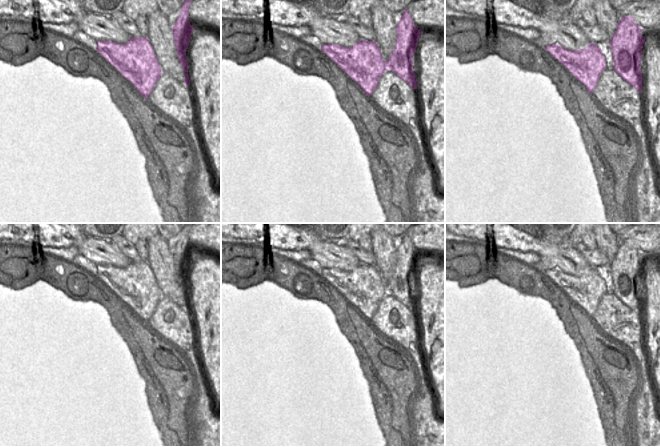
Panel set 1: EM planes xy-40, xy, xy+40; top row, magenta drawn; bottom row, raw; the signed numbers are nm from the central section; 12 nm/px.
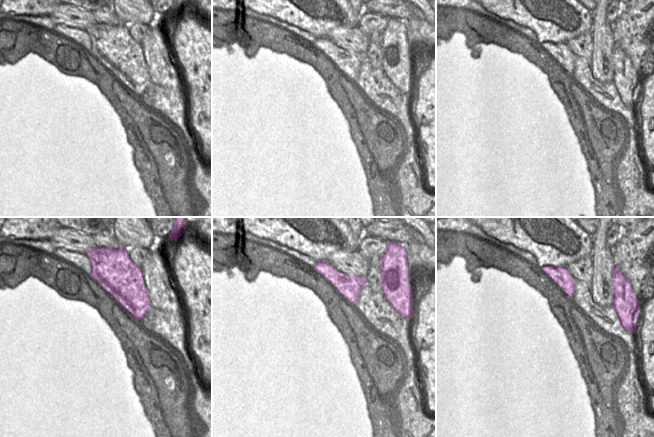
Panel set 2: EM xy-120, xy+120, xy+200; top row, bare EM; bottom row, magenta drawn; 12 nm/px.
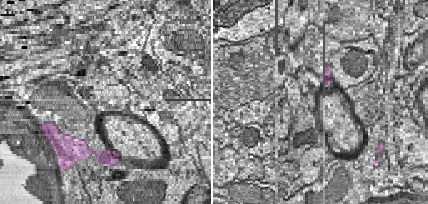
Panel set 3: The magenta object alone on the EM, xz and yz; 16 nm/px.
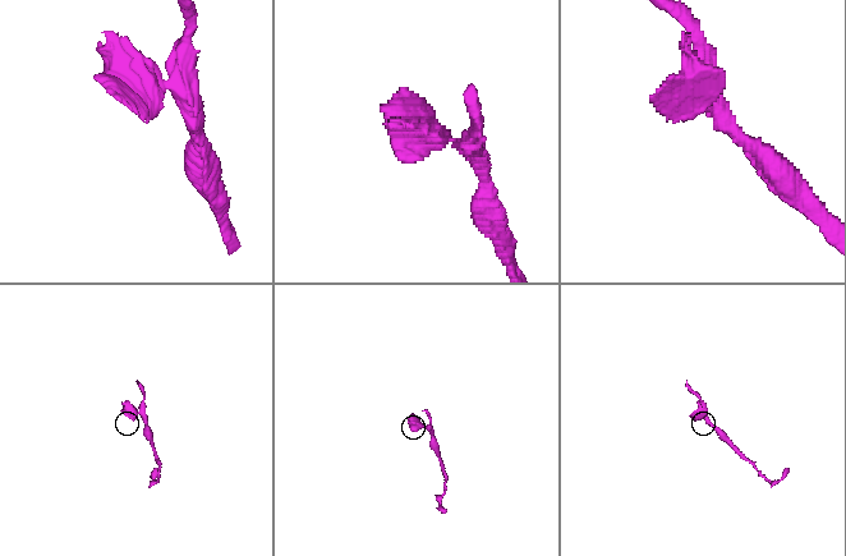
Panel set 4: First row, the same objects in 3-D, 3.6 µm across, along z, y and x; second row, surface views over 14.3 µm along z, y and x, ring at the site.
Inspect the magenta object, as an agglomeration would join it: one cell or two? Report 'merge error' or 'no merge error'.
merge error

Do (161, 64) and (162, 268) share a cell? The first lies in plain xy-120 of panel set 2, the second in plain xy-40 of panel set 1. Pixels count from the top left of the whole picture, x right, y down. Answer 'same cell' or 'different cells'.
same cell

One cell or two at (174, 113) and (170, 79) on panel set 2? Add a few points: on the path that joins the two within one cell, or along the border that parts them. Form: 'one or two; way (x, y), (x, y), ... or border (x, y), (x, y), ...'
two; border (152, 82), (170, 89), (182, 89)

